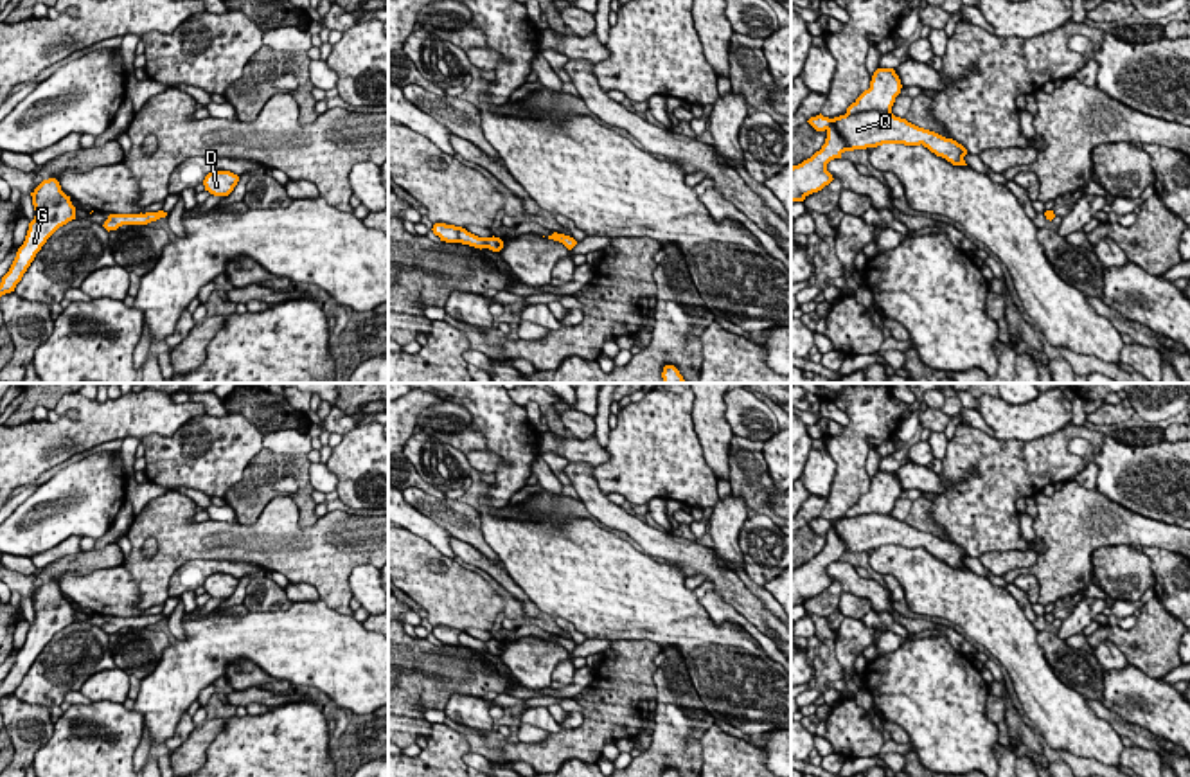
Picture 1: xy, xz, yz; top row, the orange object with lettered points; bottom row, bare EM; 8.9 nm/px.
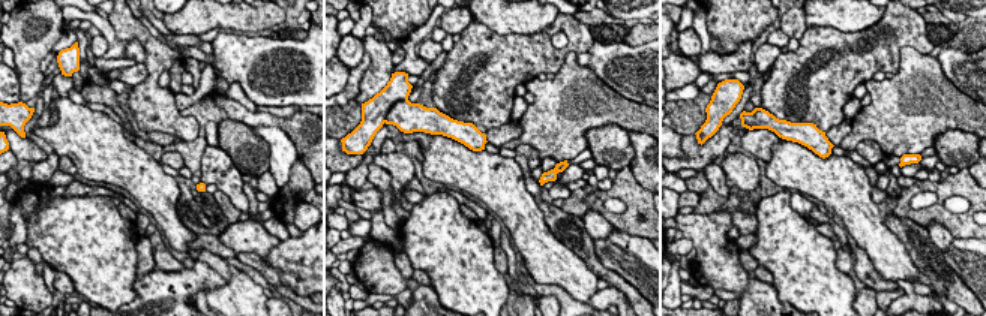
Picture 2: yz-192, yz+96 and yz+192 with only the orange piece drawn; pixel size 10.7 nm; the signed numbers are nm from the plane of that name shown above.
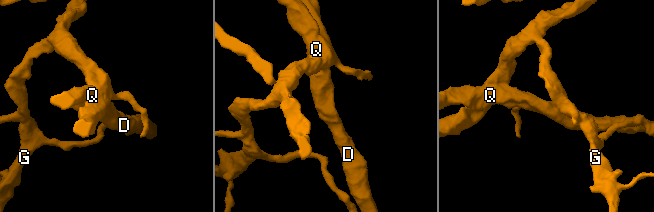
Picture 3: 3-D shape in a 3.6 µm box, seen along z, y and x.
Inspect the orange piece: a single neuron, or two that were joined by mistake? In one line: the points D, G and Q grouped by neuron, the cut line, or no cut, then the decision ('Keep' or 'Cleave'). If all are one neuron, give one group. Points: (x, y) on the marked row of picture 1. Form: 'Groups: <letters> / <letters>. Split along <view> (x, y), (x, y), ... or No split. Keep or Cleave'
Groups: D G Q. No split. Keep

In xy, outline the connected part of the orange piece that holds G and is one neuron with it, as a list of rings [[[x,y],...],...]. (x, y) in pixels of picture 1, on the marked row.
[[[56,178],[43,180],[32,192],[32,205],[36,210],[34,219],[29,223],[29,230],[23,245],[18,248],[16,257],[9,272],[2,277],[0,297],[14,291],[23,273],[34,261],[36,254],[47,243],[47,239],[63,225],[75,219],[75,207],[61,191]]]

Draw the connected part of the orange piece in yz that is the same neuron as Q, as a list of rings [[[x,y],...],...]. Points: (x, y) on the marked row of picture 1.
[[[877,68],[870,88],[847,108],[845,115],[829,119],[820,113],[807,121],[816,131],[825,131],[827,138],[820,151],[791,167],[791,201],[804,201],[809,194],[829,185],[834,178],[827,171],[827,164],[841,158],[845,151],[883,144],[922,144],[953,165],[967,165],[964,160],[967,149],[962,144],[892,113],[901,88],[893,68]]]

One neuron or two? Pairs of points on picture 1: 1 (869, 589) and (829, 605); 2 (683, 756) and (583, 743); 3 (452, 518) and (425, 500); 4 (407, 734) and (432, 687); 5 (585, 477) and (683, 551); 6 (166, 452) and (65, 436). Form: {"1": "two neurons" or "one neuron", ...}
{"1": "two neurons", "2": "two neurons", "3": "one neuron", "4": "one neuron", "5": "one neuron", "6": "two neurons"}

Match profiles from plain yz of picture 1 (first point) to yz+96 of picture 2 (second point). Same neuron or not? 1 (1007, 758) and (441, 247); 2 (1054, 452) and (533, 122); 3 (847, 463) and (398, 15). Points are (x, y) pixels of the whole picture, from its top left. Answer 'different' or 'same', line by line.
1: different
2: different
3: same

